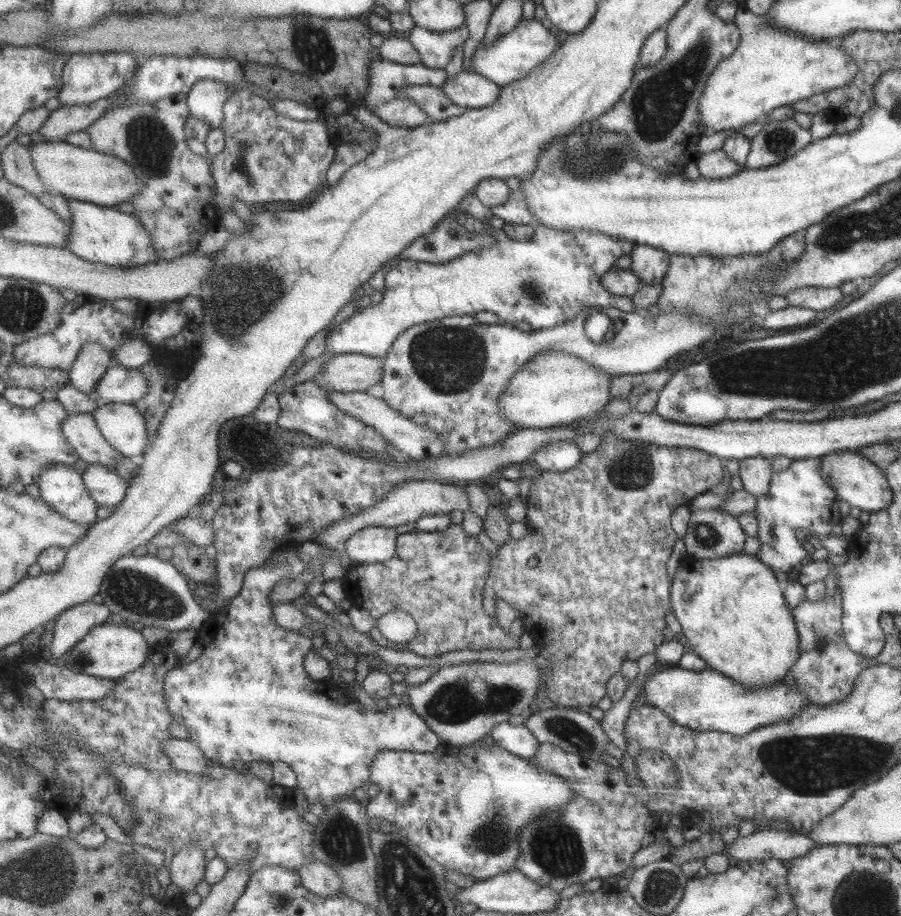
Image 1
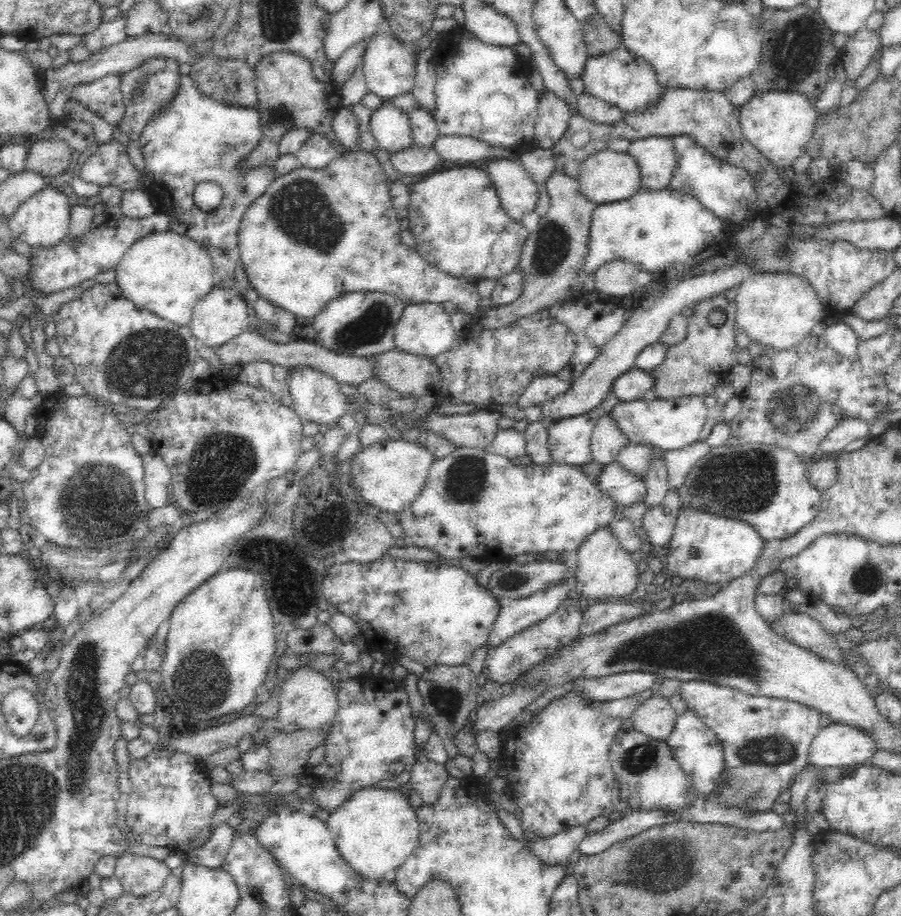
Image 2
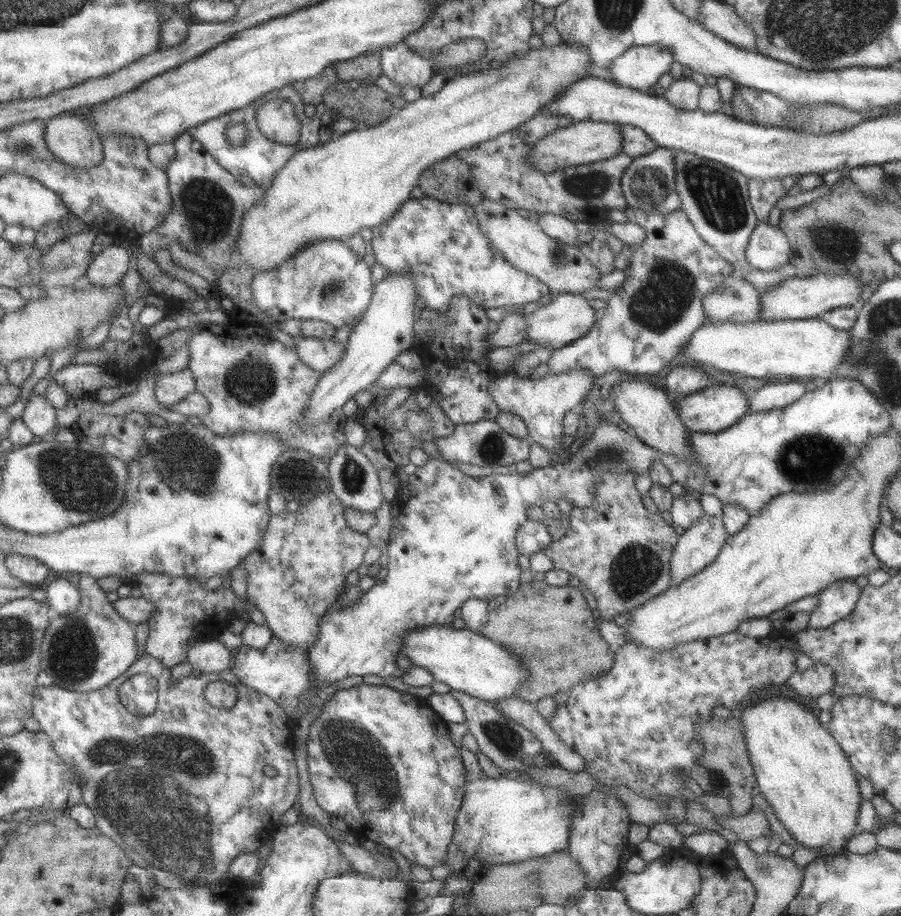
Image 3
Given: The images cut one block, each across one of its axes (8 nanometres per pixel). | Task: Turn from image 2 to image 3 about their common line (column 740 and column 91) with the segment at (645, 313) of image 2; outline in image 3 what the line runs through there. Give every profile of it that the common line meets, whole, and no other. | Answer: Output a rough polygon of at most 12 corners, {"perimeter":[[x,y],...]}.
{"perimeter":[[118,243],[94,257],[90,283],[115,286],[129,273],[131,251]]}

